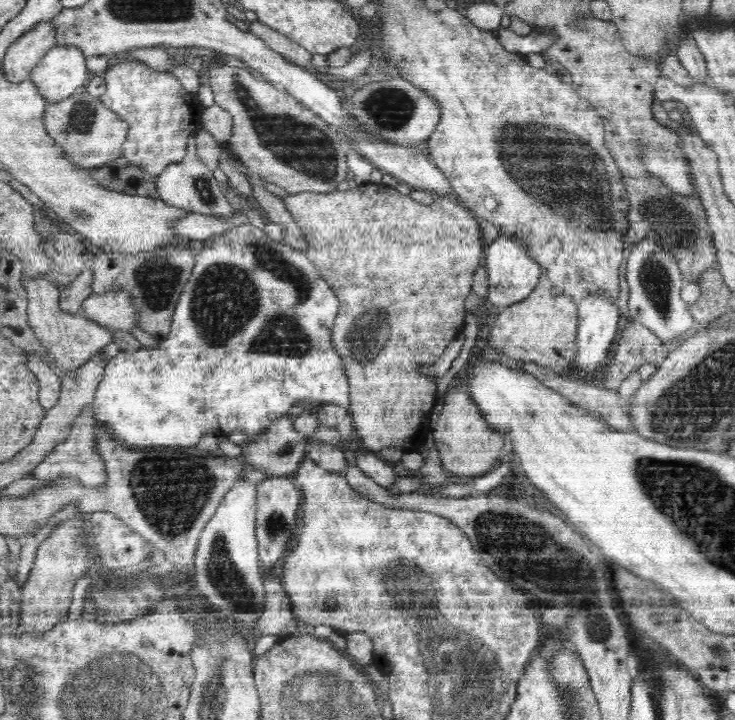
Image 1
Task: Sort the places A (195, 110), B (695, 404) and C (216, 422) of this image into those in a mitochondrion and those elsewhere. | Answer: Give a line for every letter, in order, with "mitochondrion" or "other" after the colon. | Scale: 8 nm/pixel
A: other
B: mitochondrion
C: other

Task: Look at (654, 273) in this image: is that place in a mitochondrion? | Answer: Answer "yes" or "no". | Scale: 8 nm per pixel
yes

